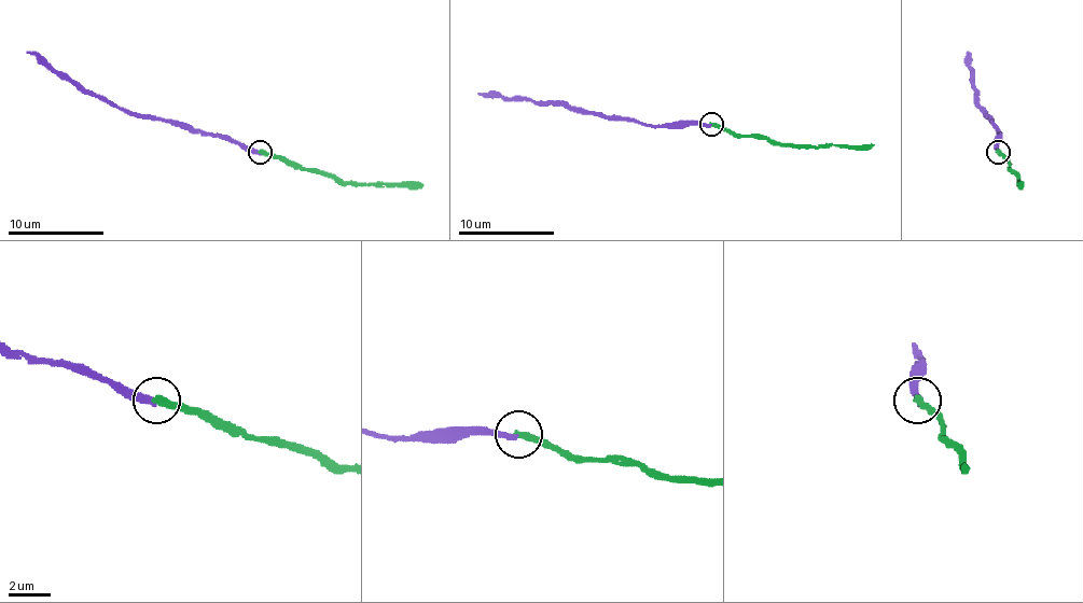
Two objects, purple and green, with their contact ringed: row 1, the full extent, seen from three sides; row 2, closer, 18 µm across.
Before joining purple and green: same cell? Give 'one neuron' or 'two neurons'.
two neurons

